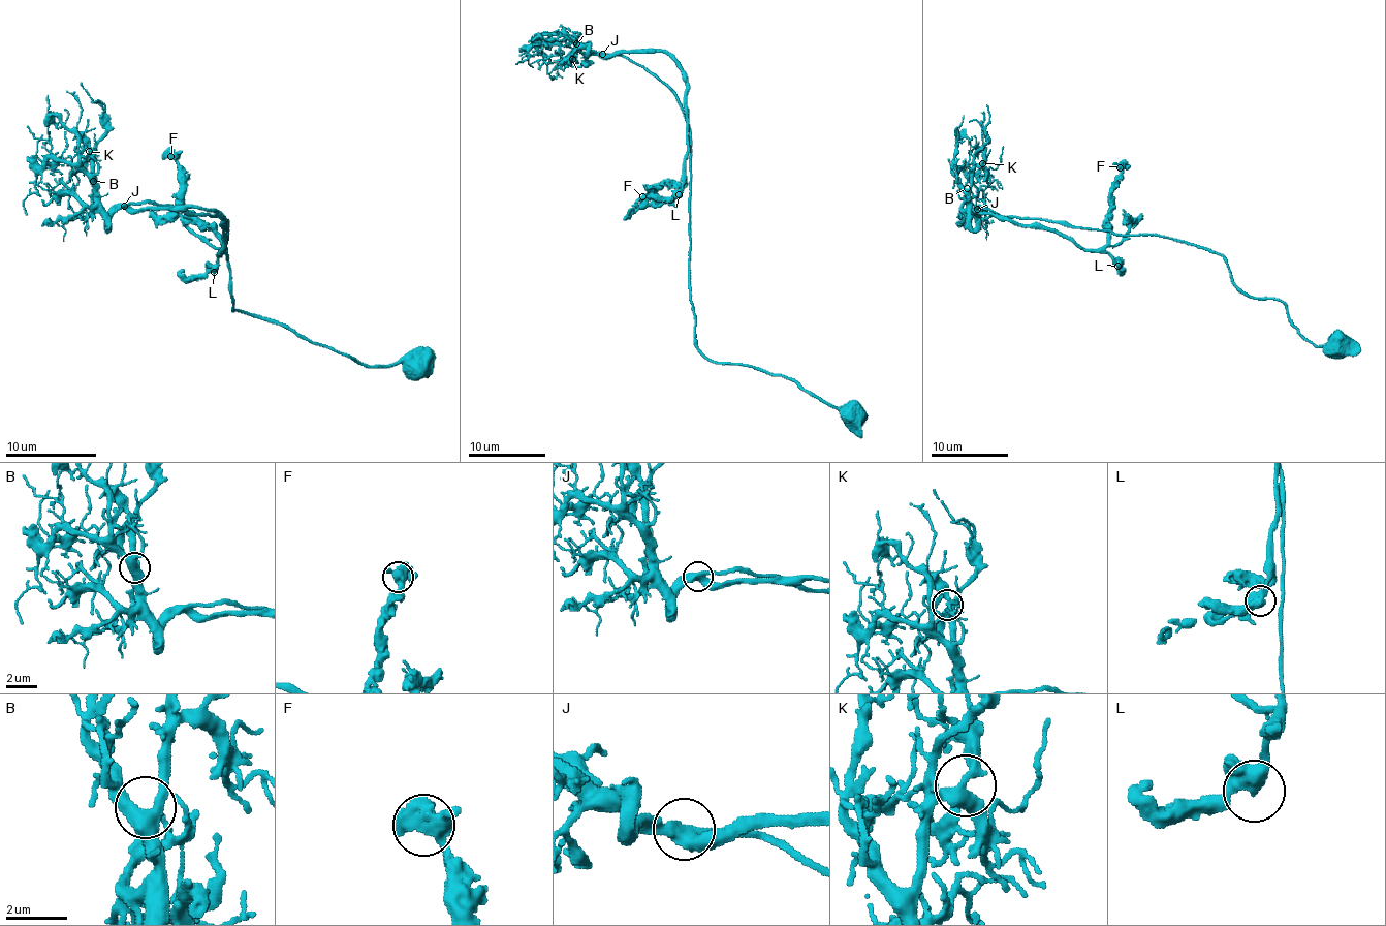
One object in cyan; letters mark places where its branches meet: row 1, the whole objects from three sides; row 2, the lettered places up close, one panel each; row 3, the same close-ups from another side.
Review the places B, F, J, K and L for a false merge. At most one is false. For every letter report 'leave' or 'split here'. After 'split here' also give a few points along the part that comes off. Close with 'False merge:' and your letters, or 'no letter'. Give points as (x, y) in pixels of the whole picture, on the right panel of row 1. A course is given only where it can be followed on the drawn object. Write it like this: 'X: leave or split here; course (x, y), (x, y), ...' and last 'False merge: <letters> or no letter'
B: leave
F: leave
J: leave
K: leave
L: leave
False merge: no letter

